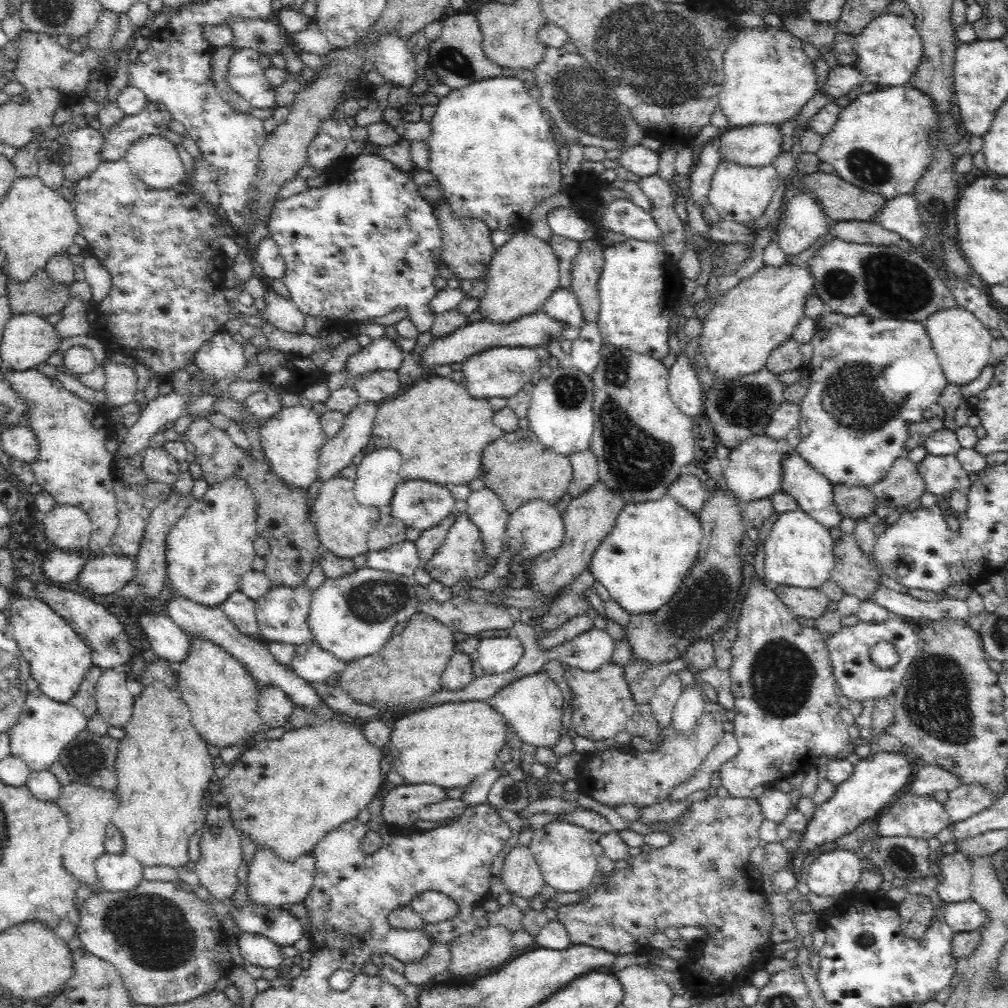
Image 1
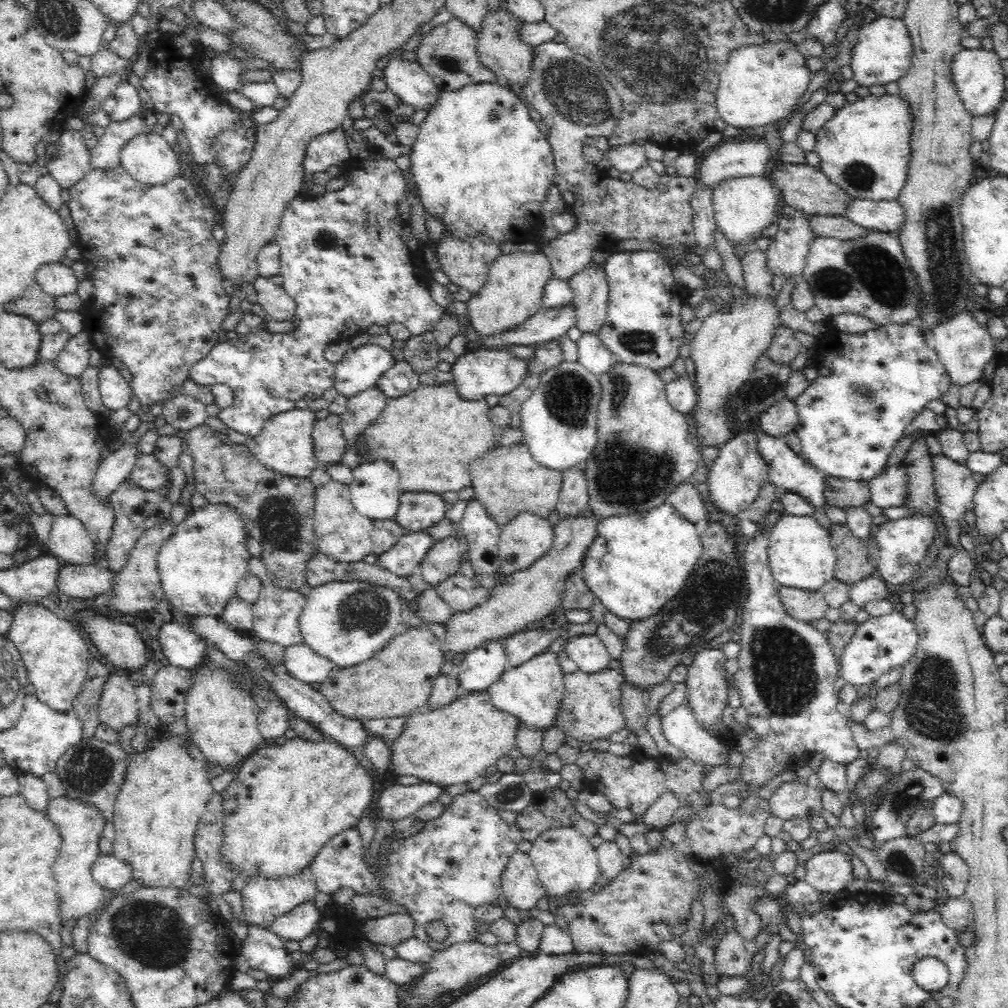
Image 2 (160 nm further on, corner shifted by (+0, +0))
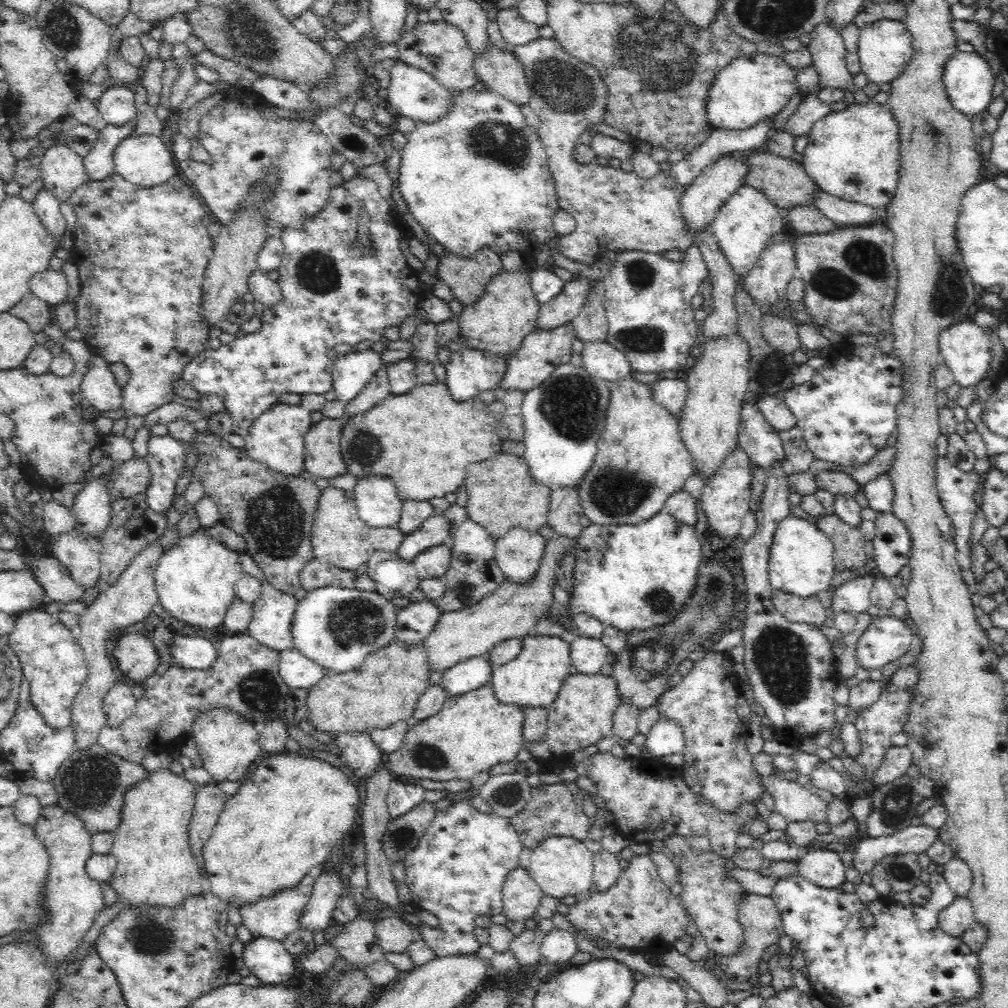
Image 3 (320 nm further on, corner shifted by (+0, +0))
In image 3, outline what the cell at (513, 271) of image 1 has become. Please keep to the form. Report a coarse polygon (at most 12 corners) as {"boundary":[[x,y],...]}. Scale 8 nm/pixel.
{"boundary":[[532,262],[502,269],[458,315],[462,346],[508,357],[533,332]]}

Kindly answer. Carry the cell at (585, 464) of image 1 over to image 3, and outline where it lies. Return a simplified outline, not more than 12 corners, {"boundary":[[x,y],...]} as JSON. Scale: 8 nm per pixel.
{"boundary":[[579,486],[552,488],[547,525],[569,538],[593,523]]}

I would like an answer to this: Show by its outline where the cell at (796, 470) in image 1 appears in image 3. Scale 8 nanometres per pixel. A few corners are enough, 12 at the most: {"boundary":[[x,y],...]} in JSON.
{"boundary":[[752,401],[741,410],[739,443],[766,472],[788,465],[776,432]]}

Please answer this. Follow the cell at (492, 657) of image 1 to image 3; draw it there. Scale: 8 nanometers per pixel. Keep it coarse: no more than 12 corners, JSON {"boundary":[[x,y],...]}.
{"boundary":[[487,654],[442,672],[446,692],[460,696],[490,683]]}

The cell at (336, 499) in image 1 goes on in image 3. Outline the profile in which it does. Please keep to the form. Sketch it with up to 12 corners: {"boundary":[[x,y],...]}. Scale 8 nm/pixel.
{"boundary":[[353,492],[320,493],[317,559],[356,570],[374,554]]}

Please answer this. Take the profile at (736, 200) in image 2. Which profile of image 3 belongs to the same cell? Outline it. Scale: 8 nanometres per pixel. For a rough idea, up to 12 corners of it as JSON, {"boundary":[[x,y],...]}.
{"boundary":[[744,183],[718,208],[712,233],[746,276],[784,212]]}

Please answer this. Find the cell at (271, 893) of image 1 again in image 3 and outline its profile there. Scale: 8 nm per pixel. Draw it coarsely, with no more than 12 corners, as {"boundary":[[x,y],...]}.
{"boundary":[[316,876],[240,908],[254,938],[298,930]]}

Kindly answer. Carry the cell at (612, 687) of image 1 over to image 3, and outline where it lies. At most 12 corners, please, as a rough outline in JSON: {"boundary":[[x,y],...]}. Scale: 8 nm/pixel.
{"boundary":[[568,675],[544,741],[524,745],[555,772],[576,750],[616,736],[612,675]]}

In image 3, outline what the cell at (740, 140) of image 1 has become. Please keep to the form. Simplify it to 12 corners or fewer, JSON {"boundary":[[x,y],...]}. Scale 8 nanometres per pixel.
{"boundary":[[748,154],[708,163],[680,212],[697,234],[750,172]]}

